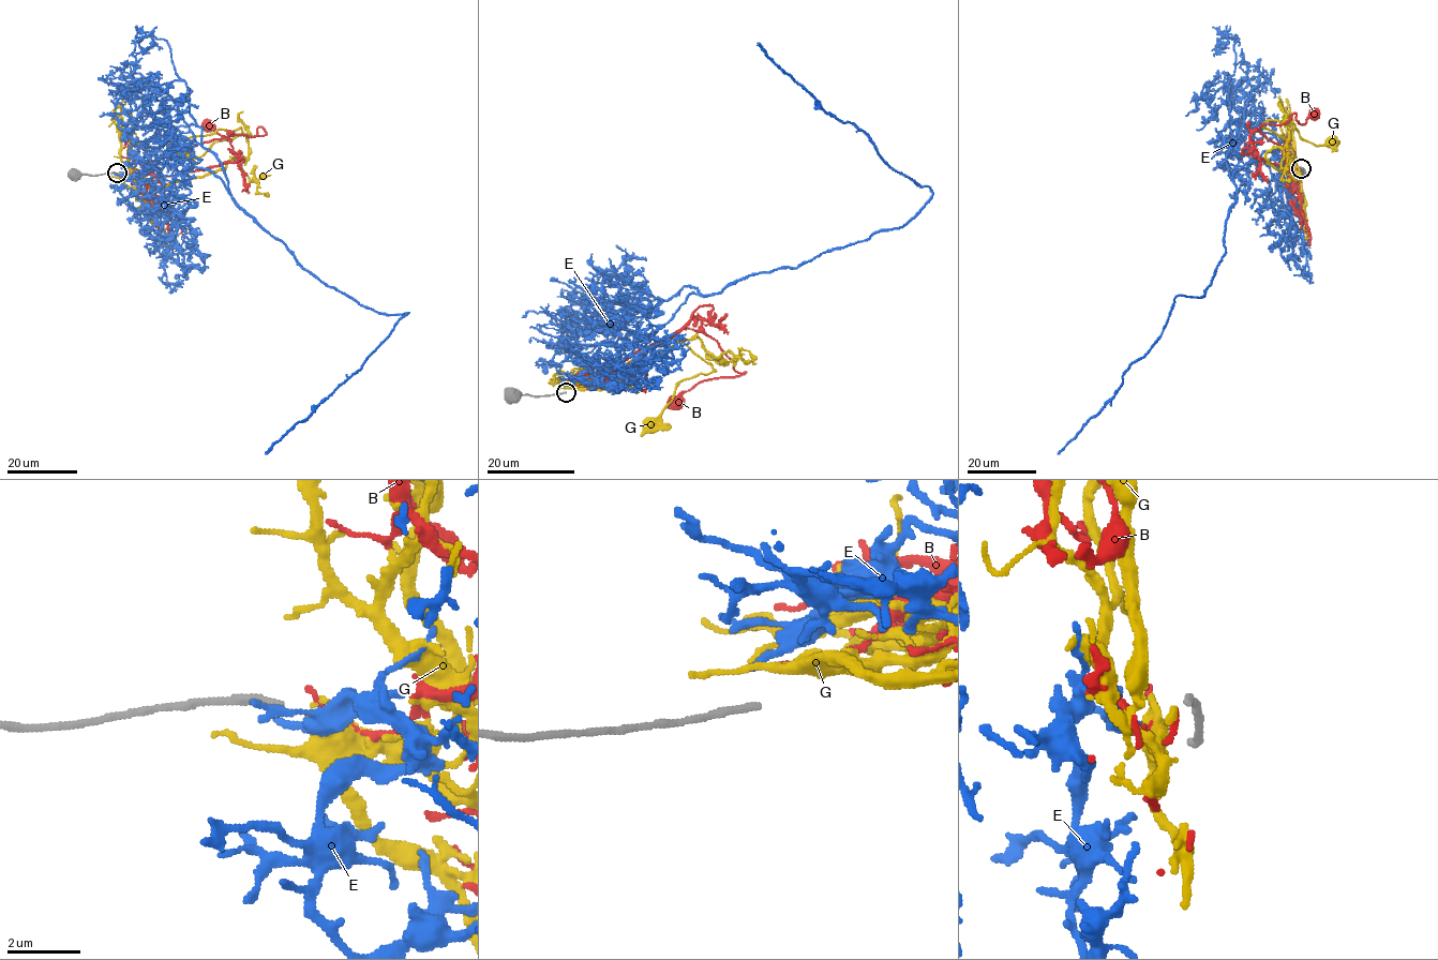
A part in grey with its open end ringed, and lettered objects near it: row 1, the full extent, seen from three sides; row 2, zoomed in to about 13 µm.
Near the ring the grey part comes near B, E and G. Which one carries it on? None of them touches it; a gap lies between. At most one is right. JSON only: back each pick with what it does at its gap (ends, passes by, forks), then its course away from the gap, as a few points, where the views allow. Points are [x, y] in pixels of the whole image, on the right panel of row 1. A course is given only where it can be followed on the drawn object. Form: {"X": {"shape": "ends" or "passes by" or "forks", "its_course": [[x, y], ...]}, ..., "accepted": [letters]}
{"accepted": []}

